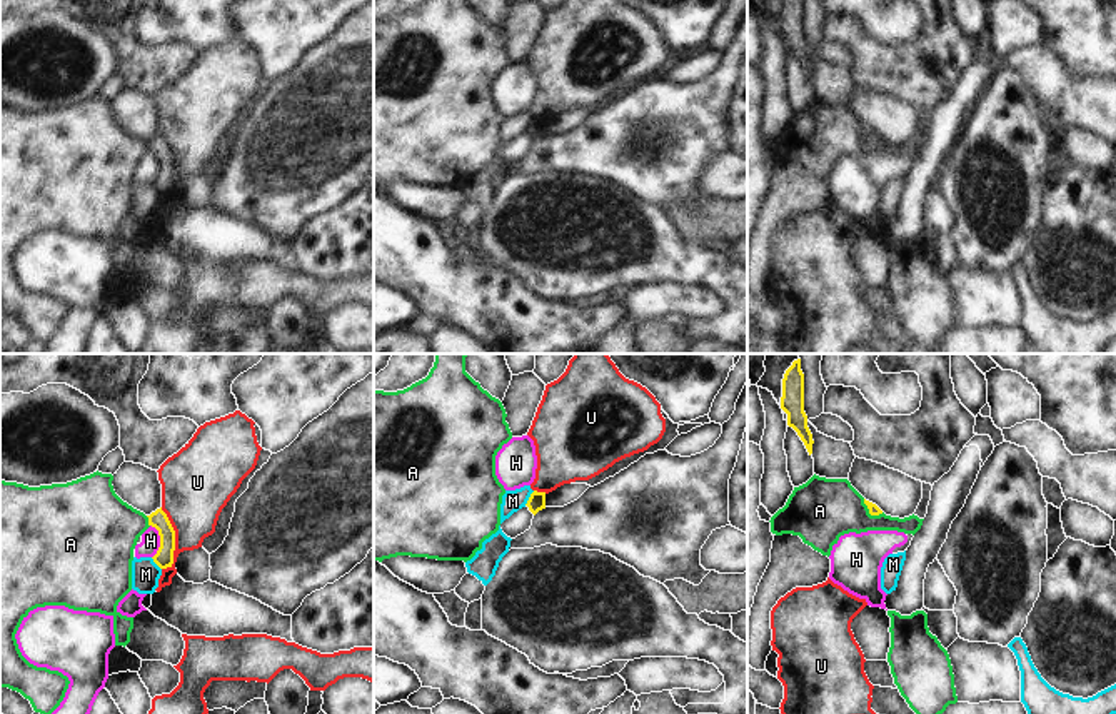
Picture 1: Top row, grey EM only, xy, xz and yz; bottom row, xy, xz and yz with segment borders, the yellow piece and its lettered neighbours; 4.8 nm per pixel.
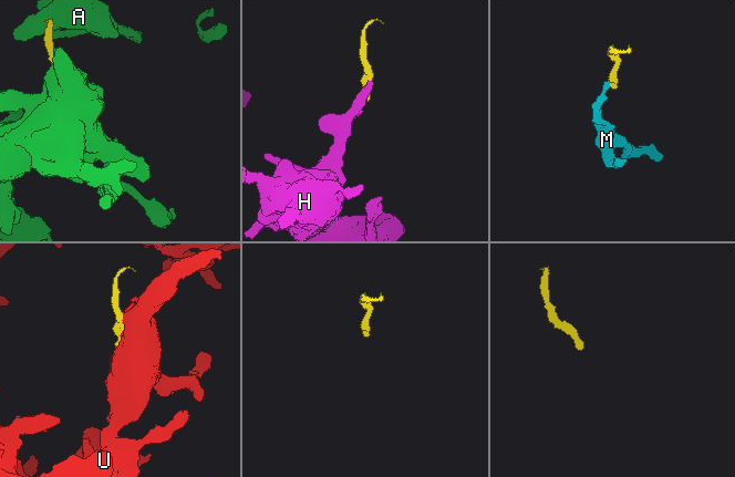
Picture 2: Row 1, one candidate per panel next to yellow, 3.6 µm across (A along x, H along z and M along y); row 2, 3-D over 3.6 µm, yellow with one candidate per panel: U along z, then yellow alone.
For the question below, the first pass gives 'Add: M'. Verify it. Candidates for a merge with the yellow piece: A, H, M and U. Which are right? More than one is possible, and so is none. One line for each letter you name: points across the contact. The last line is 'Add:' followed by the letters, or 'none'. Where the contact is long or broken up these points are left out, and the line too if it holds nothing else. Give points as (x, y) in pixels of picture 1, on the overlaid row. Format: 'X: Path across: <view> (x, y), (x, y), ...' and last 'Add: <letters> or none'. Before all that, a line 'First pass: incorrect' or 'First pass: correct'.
First pass: incorrect
Add: none.

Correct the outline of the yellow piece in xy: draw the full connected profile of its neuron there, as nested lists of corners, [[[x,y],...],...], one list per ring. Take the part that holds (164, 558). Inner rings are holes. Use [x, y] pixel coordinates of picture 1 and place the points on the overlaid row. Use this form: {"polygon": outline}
{"polygon": [[[162,507],[147,517],[148,525],[155,527],[160,536],[160,547],[152,559],[160,569],[172,567],[175,551],[175,530]]]}

